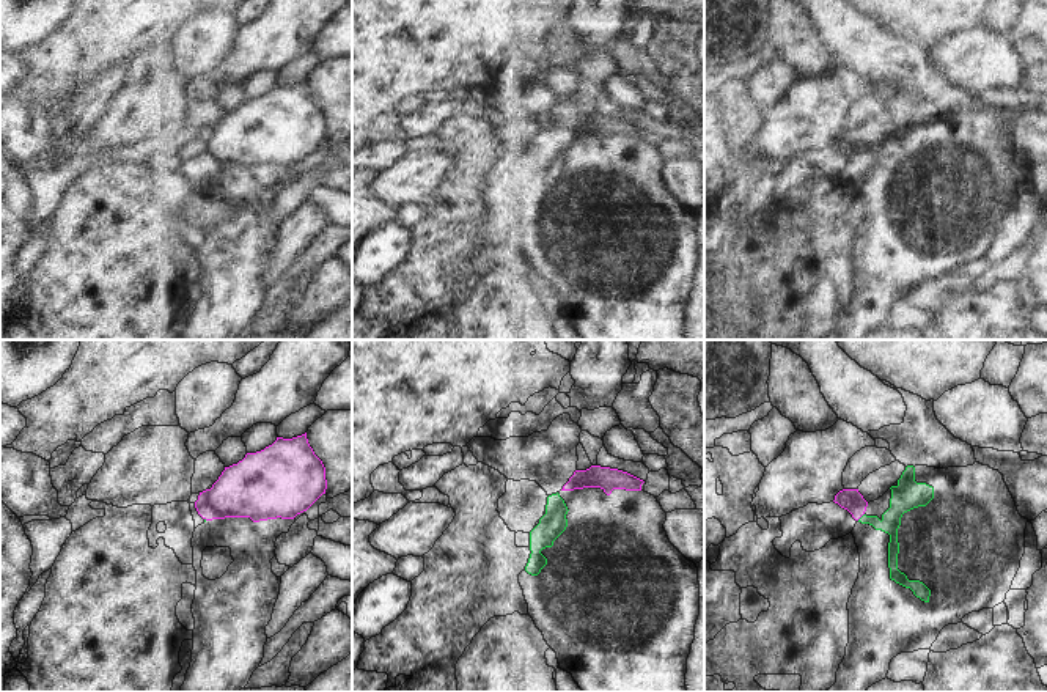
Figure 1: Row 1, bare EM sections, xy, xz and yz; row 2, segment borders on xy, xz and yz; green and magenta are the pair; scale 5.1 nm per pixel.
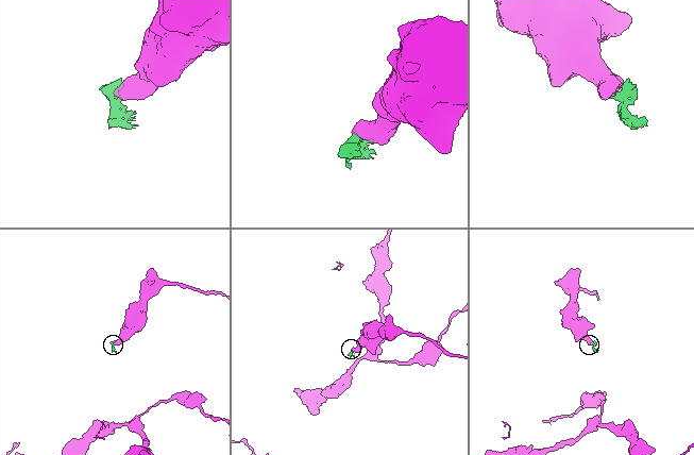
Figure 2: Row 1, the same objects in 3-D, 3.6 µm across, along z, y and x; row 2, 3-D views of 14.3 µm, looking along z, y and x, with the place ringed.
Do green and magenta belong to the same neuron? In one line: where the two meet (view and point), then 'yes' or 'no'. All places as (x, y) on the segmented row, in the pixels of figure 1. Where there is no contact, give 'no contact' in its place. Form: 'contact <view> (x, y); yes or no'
contact yz (862, 516); no

